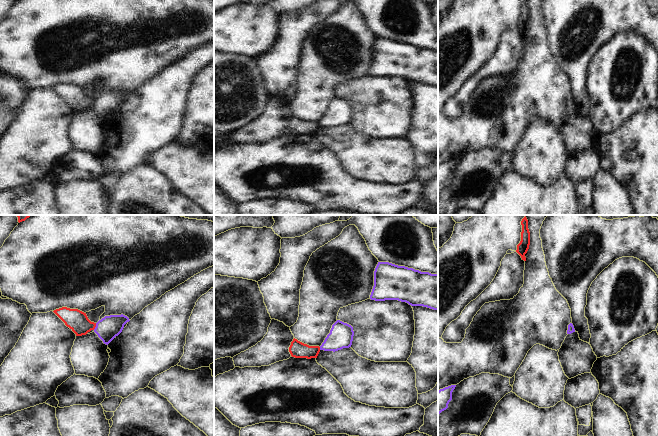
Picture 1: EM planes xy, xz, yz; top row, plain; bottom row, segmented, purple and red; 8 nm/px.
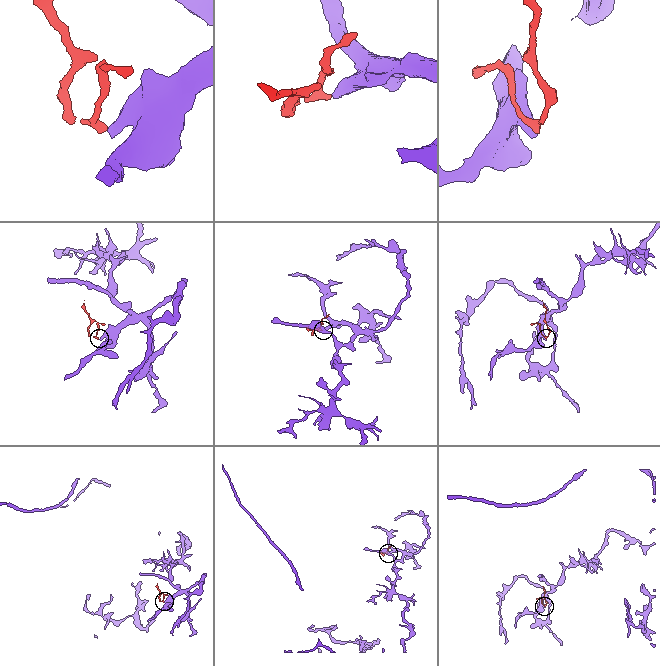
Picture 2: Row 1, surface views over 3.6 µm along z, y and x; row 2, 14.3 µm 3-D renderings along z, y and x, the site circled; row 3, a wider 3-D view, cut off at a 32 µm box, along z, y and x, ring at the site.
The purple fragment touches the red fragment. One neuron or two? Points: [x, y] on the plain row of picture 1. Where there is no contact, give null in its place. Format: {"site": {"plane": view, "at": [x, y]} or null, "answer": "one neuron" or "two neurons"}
{"site": {"plane": "xy", "at": [96, 102]}, "answer": "two neurons"}

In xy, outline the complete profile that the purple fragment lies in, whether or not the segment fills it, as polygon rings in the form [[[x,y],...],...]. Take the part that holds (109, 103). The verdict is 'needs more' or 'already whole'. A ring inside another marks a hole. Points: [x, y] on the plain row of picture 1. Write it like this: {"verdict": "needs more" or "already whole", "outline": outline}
{"verdict": "already whole", "outline": [[[123,90],[105,92],[96,99],[94,108],[104,120],[108,121],[122,108],[124,101],[129,97],[129,94]]]}

